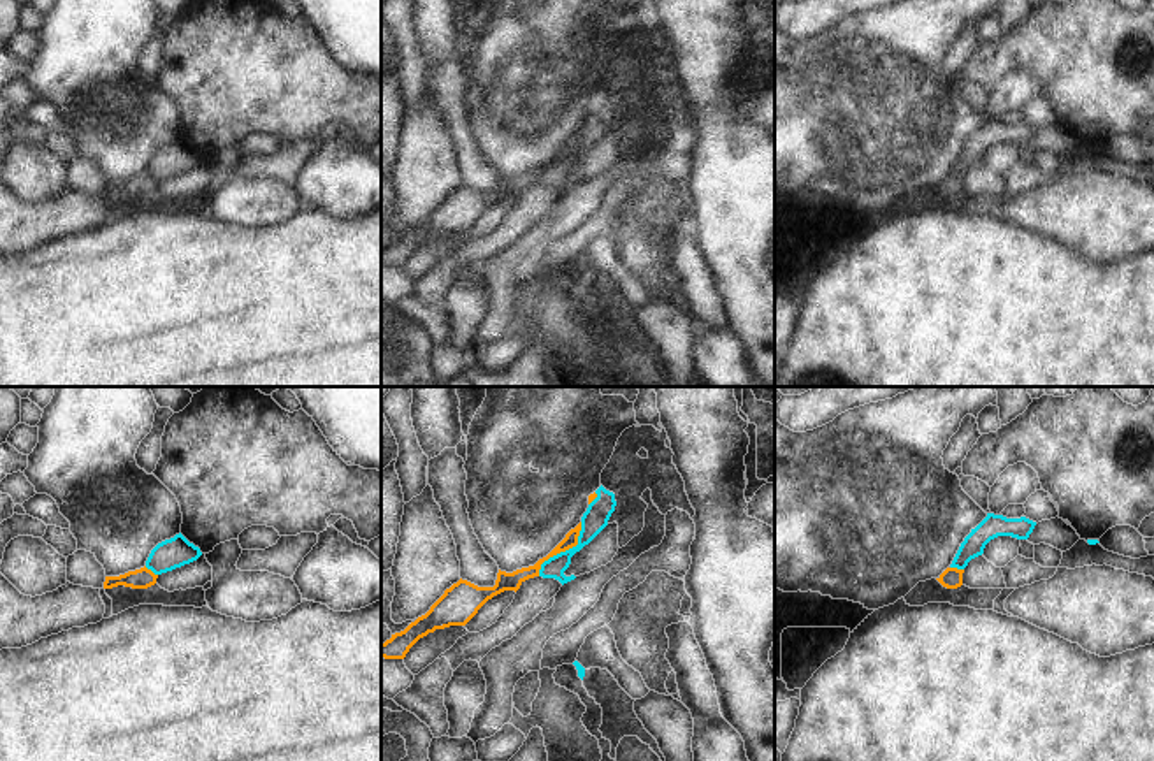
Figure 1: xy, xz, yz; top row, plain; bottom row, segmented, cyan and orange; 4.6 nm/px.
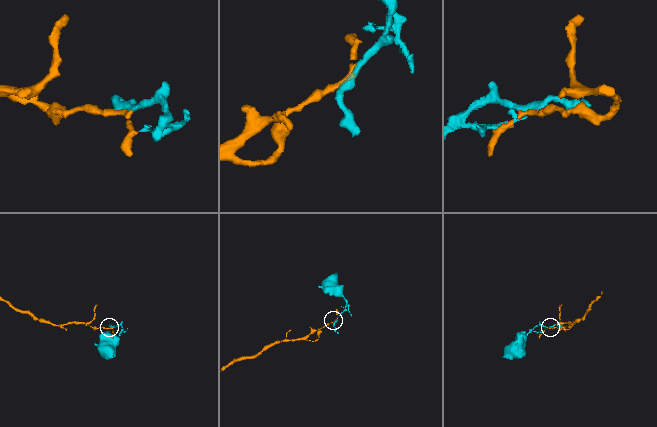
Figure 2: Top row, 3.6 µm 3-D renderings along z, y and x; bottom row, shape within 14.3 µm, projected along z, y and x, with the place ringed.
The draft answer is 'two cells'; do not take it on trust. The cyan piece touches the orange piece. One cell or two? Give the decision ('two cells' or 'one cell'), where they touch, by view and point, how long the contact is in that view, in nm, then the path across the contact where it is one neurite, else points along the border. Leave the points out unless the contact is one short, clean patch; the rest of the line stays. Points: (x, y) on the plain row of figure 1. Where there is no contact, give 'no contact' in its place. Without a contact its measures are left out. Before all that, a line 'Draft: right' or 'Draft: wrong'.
Draft: right
two cells; contact xz (566, 157); length 320 nm; border xz (582, 129), (578, 148), (550, 162), (541, 171), (538, 181)

